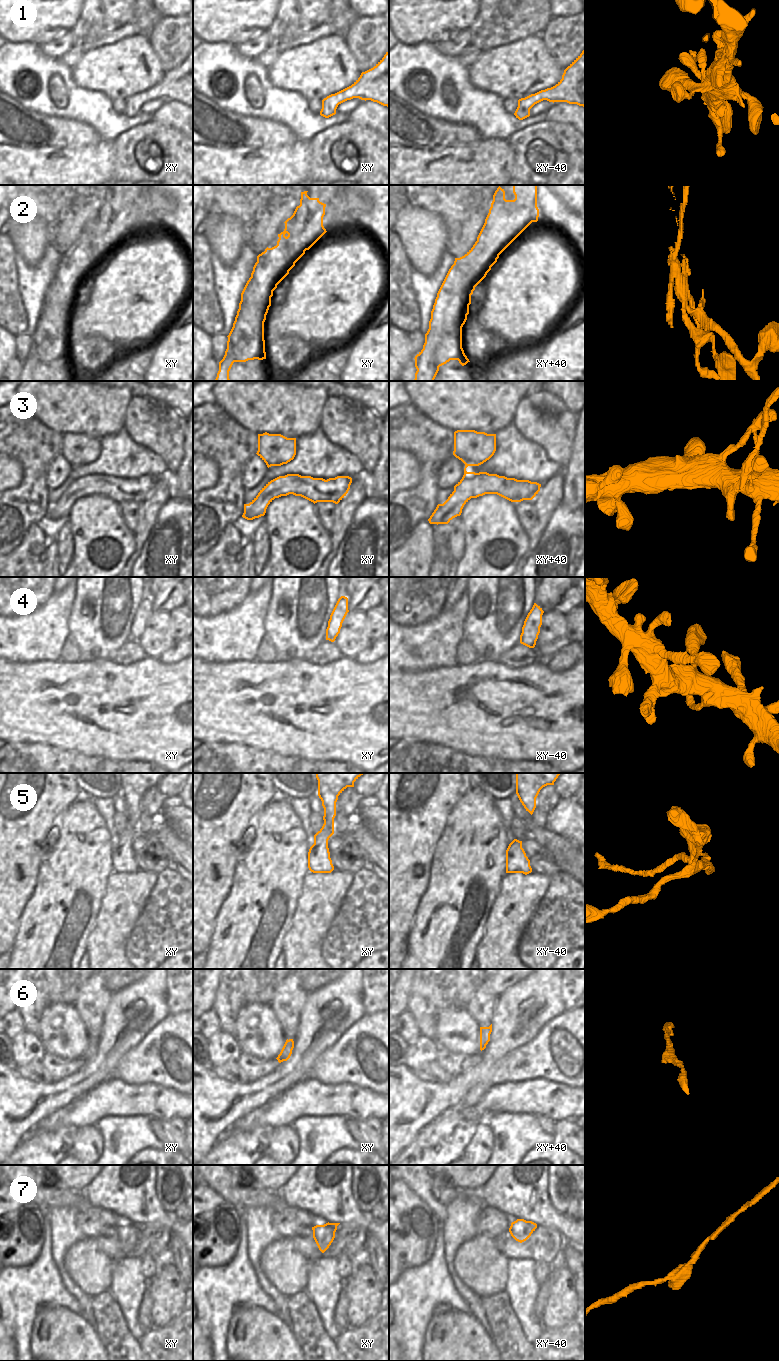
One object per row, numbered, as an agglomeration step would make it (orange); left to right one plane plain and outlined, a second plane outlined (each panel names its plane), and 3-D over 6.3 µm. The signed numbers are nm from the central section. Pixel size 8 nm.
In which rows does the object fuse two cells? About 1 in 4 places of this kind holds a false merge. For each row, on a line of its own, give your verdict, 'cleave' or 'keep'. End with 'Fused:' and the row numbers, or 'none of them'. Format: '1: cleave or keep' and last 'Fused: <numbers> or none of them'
1: keep
2: cleave
3: keep
4: keep
5: cleave
6: keep
7: keep
Fused: 2, 5

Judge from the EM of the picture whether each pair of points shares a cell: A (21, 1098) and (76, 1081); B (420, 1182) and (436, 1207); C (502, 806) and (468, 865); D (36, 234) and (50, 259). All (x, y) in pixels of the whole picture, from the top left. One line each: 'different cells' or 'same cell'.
A: same cell
B: same cell
C: different cells
D: different cells

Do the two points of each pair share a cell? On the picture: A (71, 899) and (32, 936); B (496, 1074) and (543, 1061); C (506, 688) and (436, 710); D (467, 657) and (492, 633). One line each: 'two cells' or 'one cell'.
A: one cell
B: one cell
C: one cell
D: two cells

